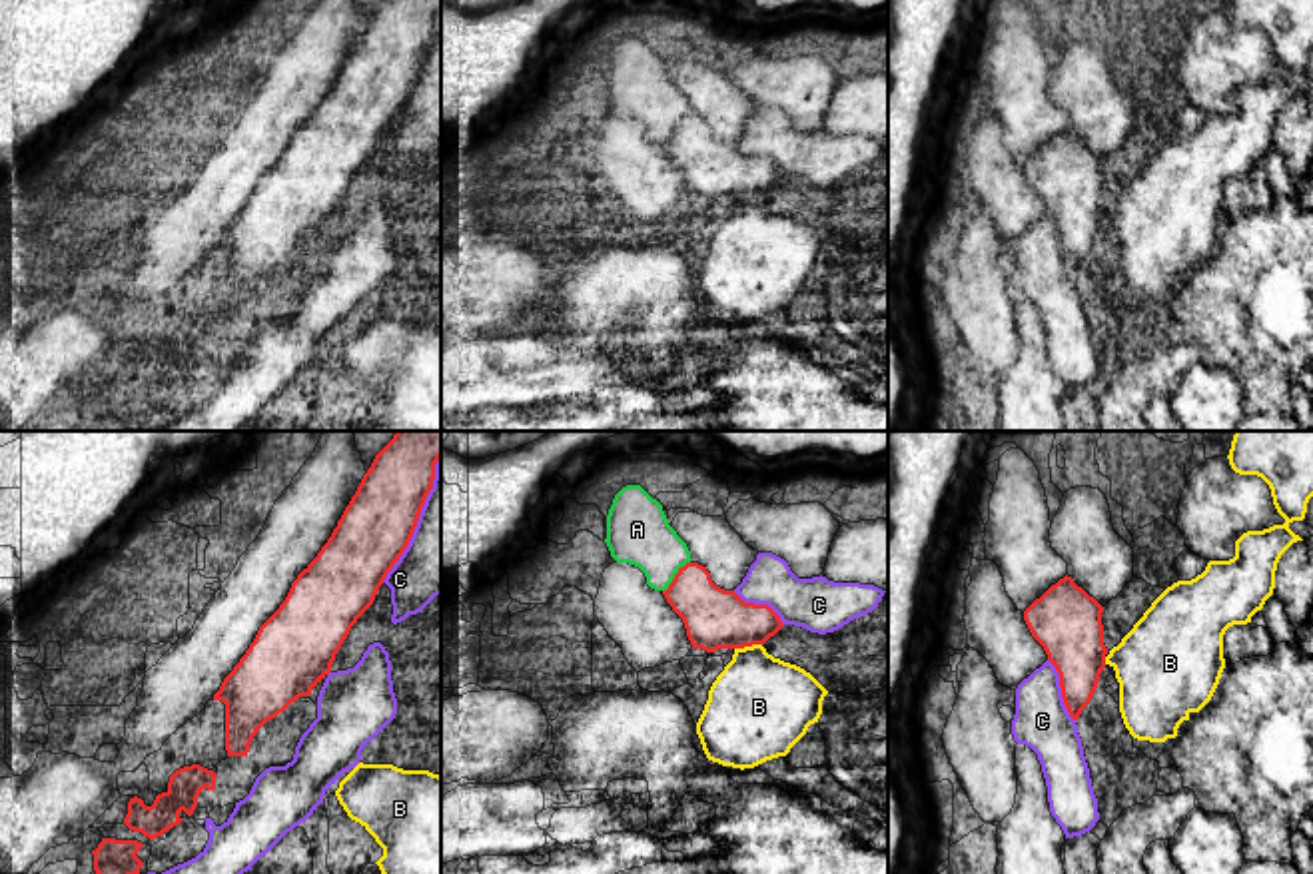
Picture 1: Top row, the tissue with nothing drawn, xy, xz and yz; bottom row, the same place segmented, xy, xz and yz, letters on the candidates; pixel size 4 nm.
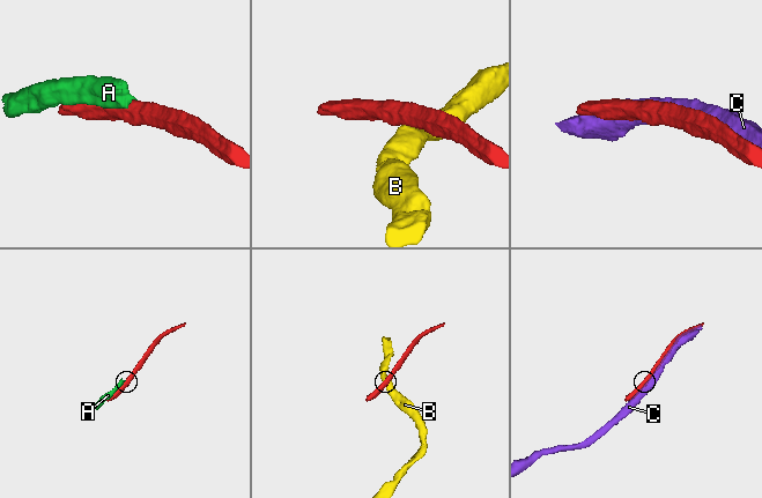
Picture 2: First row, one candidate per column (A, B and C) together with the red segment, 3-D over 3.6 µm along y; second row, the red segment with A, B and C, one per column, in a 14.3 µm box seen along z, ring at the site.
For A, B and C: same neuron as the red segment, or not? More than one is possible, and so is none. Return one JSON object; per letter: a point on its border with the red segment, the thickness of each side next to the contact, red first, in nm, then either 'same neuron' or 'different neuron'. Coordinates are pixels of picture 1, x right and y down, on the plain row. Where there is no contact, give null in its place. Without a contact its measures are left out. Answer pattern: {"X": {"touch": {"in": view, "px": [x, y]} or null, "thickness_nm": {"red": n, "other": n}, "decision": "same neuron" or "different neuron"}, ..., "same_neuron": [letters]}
{"A": {"touch": {"in": "xz", "px": [675, 128]}, "thickness_nm": {"red": 240, "other": 260}, "decision": "different neuron"}, "B": {"touch": {"in": "xz", "px": [747, 198]}, "thickness_nm": {"red": 240, "other": 400}, "decision": "different neuron"}, "C": {"touch": {"in": "yz", "px": [1062, 244]}, "thickness_nm": {"red": 260, "other": 220}, "decision": "different neuron"}, "same_neuron": []}

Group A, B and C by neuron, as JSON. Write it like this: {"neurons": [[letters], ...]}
{"neurons": [["A"], ["B"], ["C"]]}

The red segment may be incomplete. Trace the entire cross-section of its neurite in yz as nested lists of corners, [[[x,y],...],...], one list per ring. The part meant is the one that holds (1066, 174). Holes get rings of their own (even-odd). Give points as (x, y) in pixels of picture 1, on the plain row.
[[[1068,128],[1024,164],[1032,190],[1060,227],[1062,251],[1074,273],[1090,257],[1105,221],[1101,166],[1103,160]]]

